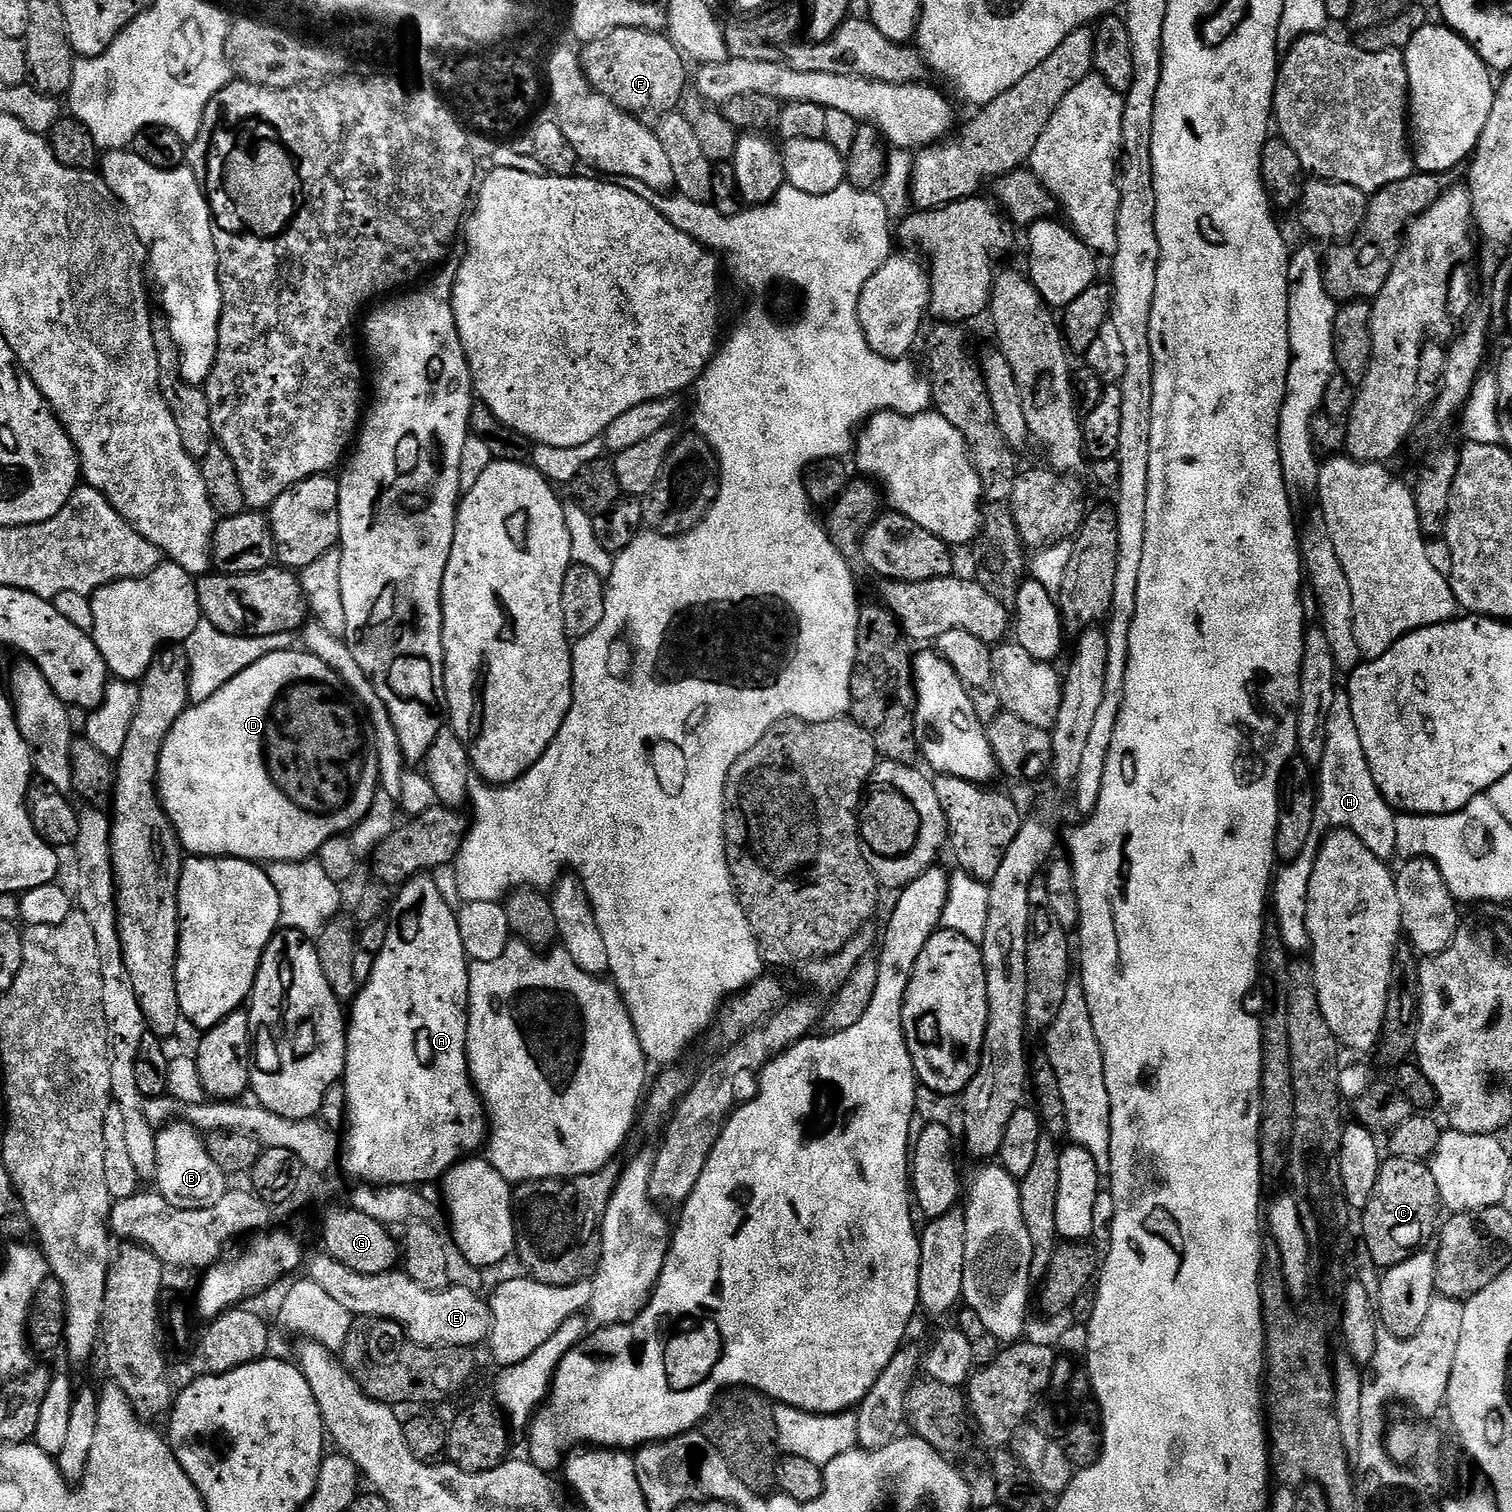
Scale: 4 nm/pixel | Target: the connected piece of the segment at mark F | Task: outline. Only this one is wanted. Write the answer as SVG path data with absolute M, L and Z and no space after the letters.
M619 28L613 32L608 32L606 35L600 37L600 39L595 40L593 44L587 45L582 52L582 67L584 70L584 77L589 80L592 87L597 88L599 92L602 93L606 98L610 98L610 102L614 102L622 111L628 112L634 117L635 120L640 120L644 124L649 126L659 125L660 121L666 116L673 115L677 111L676 108L680 104L680 99L684 96L684 87L689 87L690 84L690 72L684 69L684 64L686 65L685 57L682 55L679 48L672 43L671 39L667 35L658 32L647 32L646 30L638 30L637 28Z

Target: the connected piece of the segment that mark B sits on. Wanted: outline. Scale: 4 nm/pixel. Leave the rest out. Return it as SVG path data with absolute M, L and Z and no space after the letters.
M169 1122L156 1132L156 1178L155 1191L170 1202L170 1206L178 1206L182 1210L202 1210L206 1206L214 1206L218 1198L229 1191L229 1177L210 1158L205 1137L187 1122Z

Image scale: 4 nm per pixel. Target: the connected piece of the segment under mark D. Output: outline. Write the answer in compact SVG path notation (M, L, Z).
M293 650L293 651L291 651L291 652L275 652L275 653L274 653L274 654L270 654L270 655L269 655L269 656L268 656L268 659L266 659L266 660L259 660L259 661L258 661L258 662L254 662L254 666L253 666L253 667L252 667L252 668L248 668L248 669L247 669L247 670L246 670L246 671L245 671L245 672L244 672L244 675L242 675L242 676L235 676L235 677L234 677L234 678L230 678L230 682L229 682L229 683L228 683L228 684L227 684L227 685L226 685L226 686L222 686L222 690L221 690L221 691L220 691L220 692L219 692L219 693L218 693L218 694L214 694L214 695L213 695L213 696L212 696L212 699L210 699L210 700L207 700L207 701L206 701L206 703L204 703L204 705L202 705L202 706L192 706L192 707L189 707L189 709L188 709L188 711L187 711L187 713L186 713L186 715L184 715L184 716L183 716L183 718L181 718L181 720L180 720L180 722L179 722L179 724L176 724L176 725L175 725L175 726L174 726L174 730L173 730L173 731L172 731L172 735L171 735L171 737L170 737L170 739L168 739L168 740L167 740L167 742L166 742L166 743L164 743L164 754L163 754L163 757L162 757L162 799L163 799L163 801L164 801L164 808L165 808L165 810L167 810L167 812L169 812L169 814L170 814L170 815L171 815L171 817L172 817L172 825L174 825L174 827L176 827L176 829L178 829L178 835L179 835L179 837L180 837L180 843L181 843L181 845L184 845L184 846L186 846L186 848L187 848L187 851L188 851L188 852L189 852L189 853L192 853L192 854L227 854L227 855L229 855L229 856L231 856L231 857L233 857L233 858L235 858L235 859L237 859L237 860L250 860L250 861L253 861L253 862L271 862L271 861L273 861L273 860L306 860L306 859L309 859L309 856L310 856L310 854L316 854L316 853L319 853L319 850L320 850L320 847L321 847L321 846L322 846L322 842L326 842L326 841L327 841L327 840L328 840L328 839L330 839L330 838L331 838L331 837L332 837L332 836L338 836L338 835L341 835L341 834L344 834L344 833L347 833L347 832L348 832L348 831L349 831L349 830L352 830L352 829L353 829L353 828L355 828L355 827L356 827L356 824L357 824L357 821L360 821L360 820L361 820L361 819L363 819L363 817L364 817L364 816L365 816L365 813L367 813L367 812L368 812L368 811L369 811L369 810L370 810L370 808L371 808L371 804L372 804L372 799L373 799L373 796L374 796L374 795L375 795L375 793L376 793L376 792L377 792L377 789L379 789L379 788L380 788L380 775L379 775L379 774L378 774L378 750L377 750L377 749L376 749L376 748L373 748L373 746L372 746L372 726L371 726L371 723L370 723L370 721L369 721L369 719L368 719L368 717L367 717L367 715L364 715L364 714L360 714L360 717L358 717L358 718L357 718L357 720L356 720L356 708L357 708L357 712L358 712L358 704L357 704L357 701L356 701L356 700L355 700L355 699L354 699L354 697L353 697L353 695L352 695L352 693L351 693L351 692L349 692L349 691L348 691L348 689L347 689L347 687L345 687L345 685L344 685L344 684L343 684L343 683L342 683L342 681L341 681L341 678L340 678L340 675L339 675L339 674L337 674L337 672L335 672L335 671L334 671L334 670L330 670L330 669L329 669L329 668L326 668L326 667L325 667L325 666L324 666L324 664L323 664L323 662L321 662L321 661L320 661L320 660L318 660L318 659L315 659L315 658L310 658L310 657L309 657L309 655L308 655L308 653L307 653L307 652L305 652L305 651L303 651L303 650Z

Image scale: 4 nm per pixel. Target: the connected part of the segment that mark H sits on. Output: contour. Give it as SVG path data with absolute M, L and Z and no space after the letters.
M1337 690L1334 694L1334 702L1330 706L1330 718L1326 718L1326 750L1322 750L1322 758L1315 769L1314 783L1316 786L1316 813L1314 814L1314 826L1310 830L1310 840L1306 842L1306 850L1302 850L1302 854L1298 854L1298 858L1287 861L1275 873L1270 889L1270 908L1271 911L1276 911L1274 923L1280 927L1280 939L1288 947L1289 953L1292 954L1300 954L1296 952L1302 951L1303 948L1305 951L1306 948L1304 914L1308 907L1308 883L1310 882L1312 867L1316 861L1316 852L1320 848L1320 841L1325 834L1337 828L1347 828L1378 859L1388 862L1391 861L1391 856L1397 855L1397 813L1378 790L1378 786L1374 782L1374 774L1370 774L1370 762L1366 762L1366 754L1362 750L1362 738L1358 738L1358 726L1354 726L1354 714L1350 710L1350 698L1347 691Z

